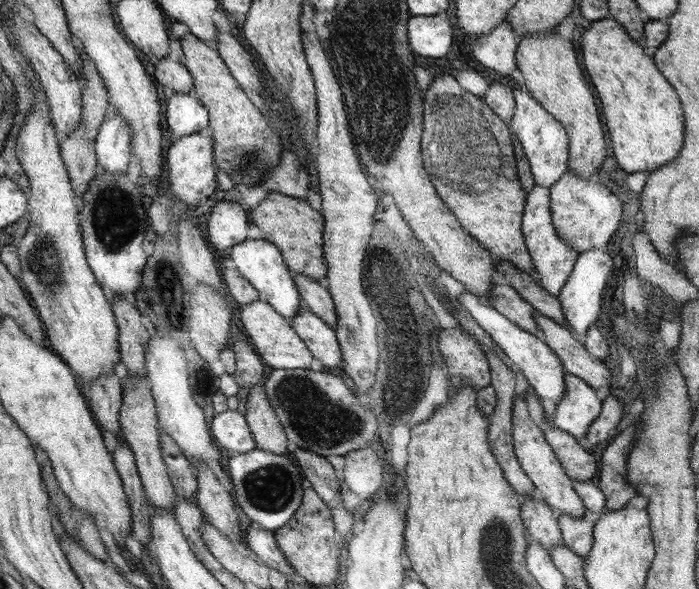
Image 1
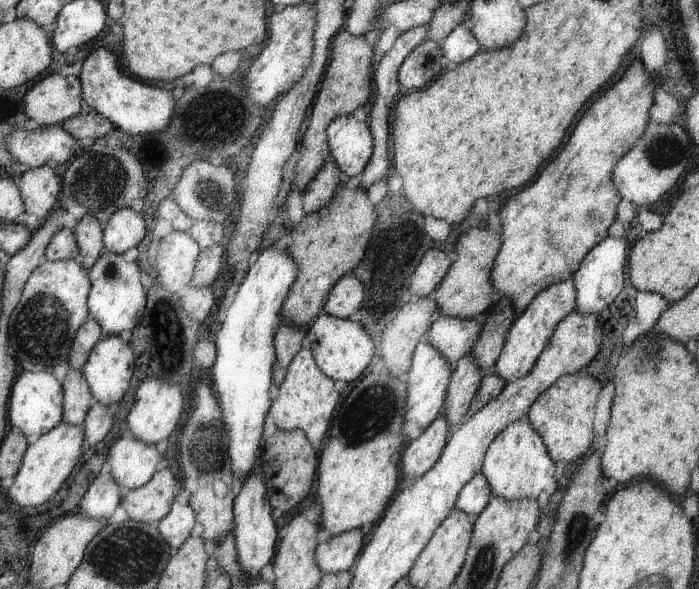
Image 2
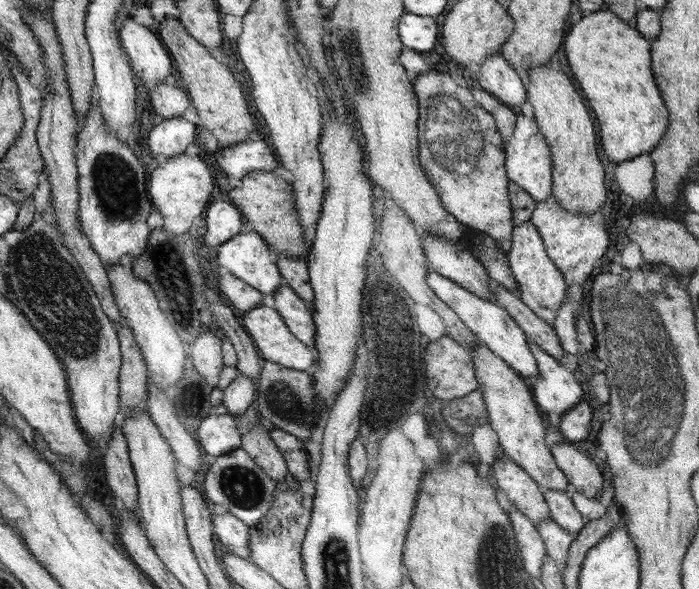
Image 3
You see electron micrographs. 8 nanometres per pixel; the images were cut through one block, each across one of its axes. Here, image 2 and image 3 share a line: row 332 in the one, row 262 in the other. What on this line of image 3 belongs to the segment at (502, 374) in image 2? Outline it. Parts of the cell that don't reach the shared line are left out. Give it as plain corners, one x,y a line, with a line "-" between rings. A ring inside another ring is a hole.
529,220
515,226
512,239
507,258
519,288
518,295
544,322
554,325
561,306
567,300
567,281
562,271
548,258
542,235

